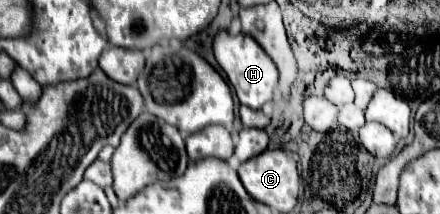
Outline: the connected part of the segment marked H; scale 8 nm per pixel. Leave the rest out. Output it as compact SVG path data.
M221 29L213 39L213 53L221 69L227 73L227 79L233 85L241 105L247 105L251 109L261 109L263 103L273 99L273 89L277 87L277 79L279 79L277 67L251 35L245 33L231 35L227 29Z

